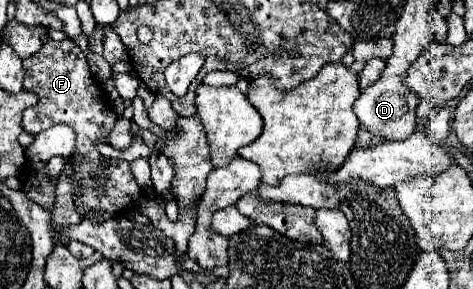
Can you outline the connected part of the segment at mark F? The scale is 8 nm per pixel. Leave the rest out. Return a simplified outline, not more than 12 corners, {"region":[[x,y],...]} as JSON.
{"region":[[74,41],[24,59],[30,135],[76,133],[78,209],[94,223],[144,199],[128,161],[100,167],[118,121]]}

